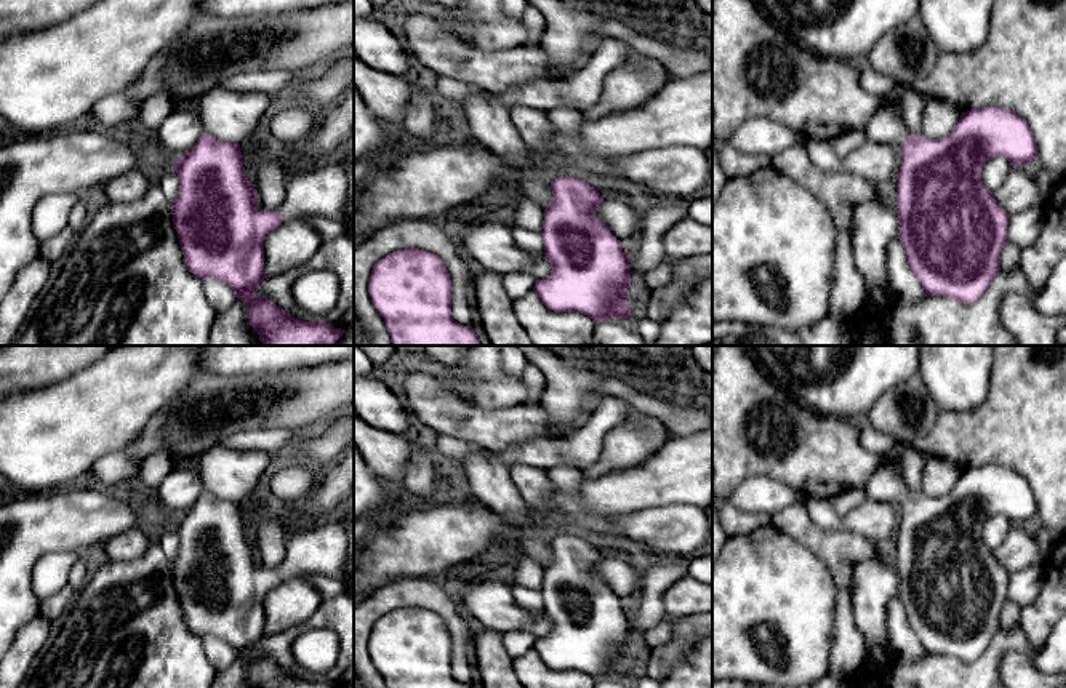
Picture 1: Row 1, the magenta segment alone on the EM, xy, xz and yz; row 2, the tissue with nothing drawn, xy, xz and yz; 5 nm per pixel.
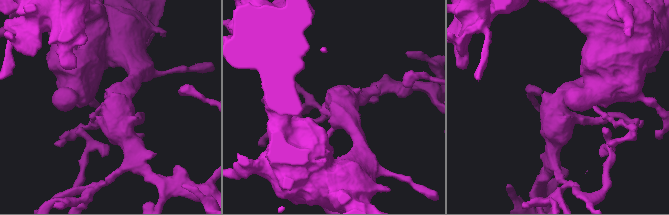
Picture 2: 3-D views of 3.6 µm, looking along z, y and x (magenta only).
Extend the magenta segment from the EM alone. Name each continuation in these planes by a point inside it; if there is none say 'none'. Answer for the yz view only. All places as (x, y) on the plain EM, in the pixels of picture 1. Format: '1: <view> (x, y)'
1: yz (887, 484)

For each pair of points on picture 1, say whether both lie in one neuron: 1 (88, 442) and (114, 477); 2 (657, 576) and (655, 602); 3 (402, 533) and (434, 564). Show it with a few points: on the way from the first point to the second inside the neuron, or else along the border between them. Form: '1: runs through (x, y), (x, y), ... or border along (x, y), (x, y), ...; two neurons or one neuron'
1: border along (124, 450), (103, 455), (84, 482); two neurons
2: runs through (655, 583), (655, 596); one neuron
3: runs through (410, 541), (426, 556); one neuron

